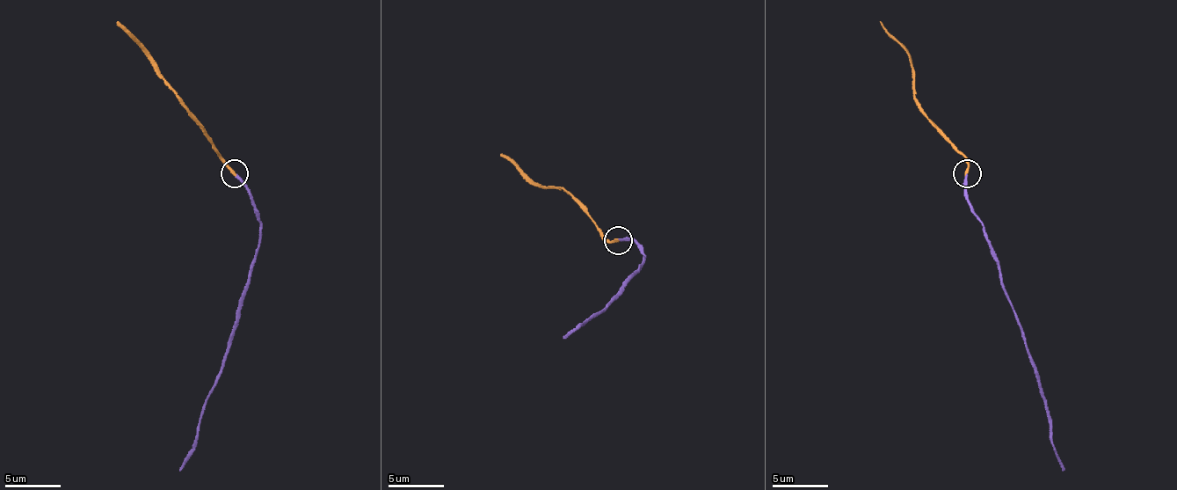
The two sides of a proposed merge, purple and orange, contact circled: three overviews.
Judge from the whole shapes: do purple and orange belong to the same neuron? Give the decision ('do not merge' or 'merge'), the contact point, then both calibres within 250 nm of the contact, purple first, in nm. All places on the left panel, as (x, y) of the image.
merge; at (235, 173); 190 nm thick on the purple side, 240 nm on the other

